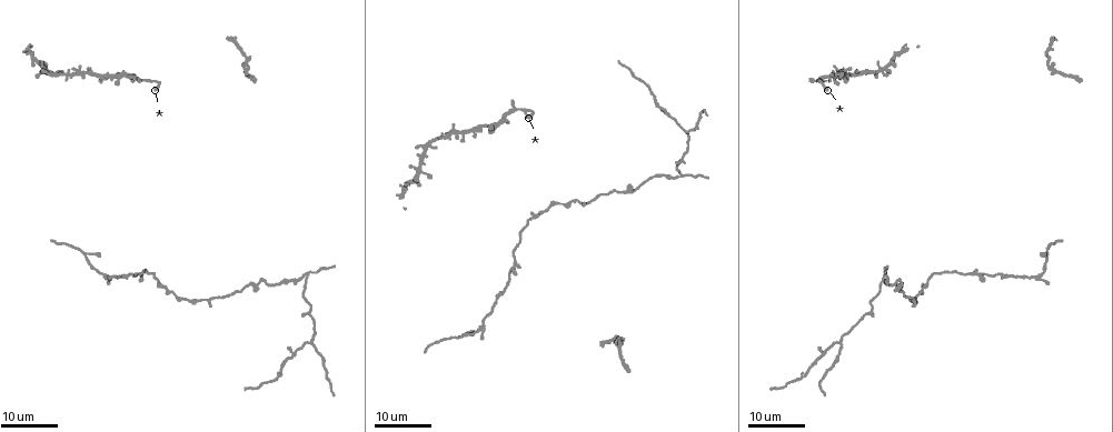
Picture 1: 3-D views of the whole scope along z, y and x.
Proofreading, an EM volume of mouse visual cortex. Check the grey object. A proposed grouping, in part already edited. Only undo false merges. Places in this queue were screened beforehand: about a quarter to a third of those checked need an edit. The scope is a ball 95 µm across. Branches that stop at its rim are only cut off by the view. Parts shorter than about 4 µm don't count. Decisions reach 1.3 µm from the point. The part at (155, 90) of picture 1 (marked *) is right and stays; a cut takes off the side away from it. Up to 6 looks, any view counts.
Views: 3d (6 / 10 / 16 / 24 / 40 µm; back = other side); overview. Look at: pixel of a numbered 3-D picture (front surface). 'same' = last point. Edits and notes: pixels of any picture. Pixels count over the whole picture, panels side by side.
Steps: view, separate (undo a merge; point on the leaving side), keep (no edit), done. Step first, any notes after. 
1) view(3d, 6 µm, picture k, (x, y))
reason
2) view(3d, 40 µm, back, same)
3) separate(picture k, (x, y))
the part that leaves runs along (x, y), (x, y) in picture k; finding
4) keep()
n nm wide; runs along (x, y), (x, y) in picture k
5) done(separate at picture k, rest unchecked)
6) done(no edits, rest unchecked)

view(3d, 24 µm, picture 1, (309, 273))
two arms in line, one across

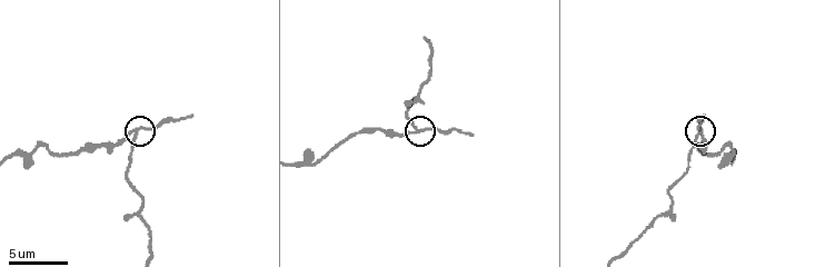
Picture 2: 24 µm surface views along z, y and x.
view(3d, 6 µm, picture 2, (135, 131))
zoom in

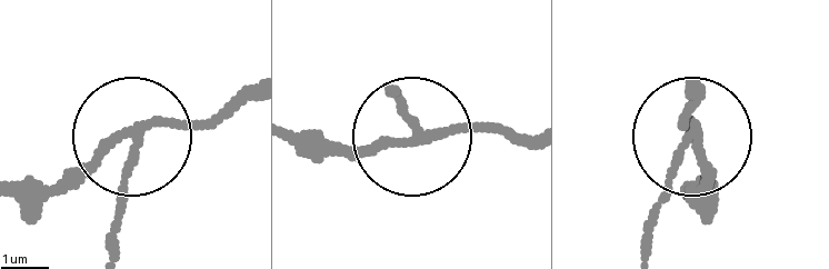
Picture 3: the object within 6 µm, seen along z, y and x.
separate(picture 3, (125, 211))
180 nm wide; two cells meet here

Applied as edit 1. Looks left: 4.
view(overview)
redraw

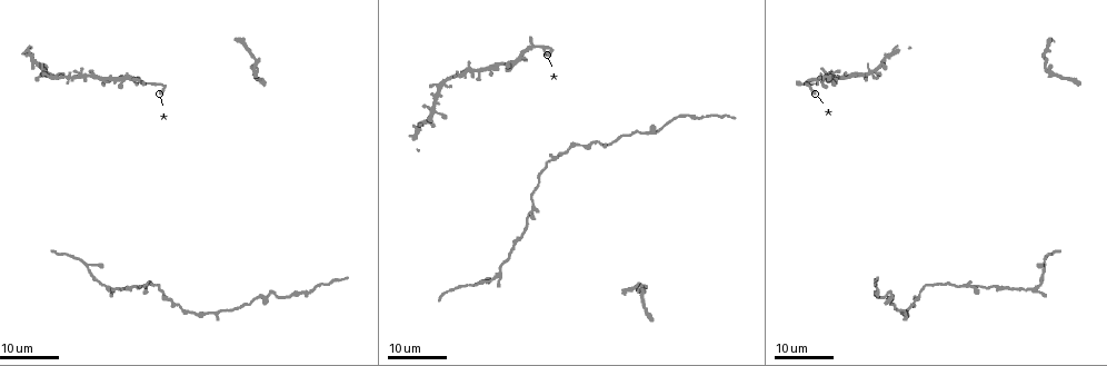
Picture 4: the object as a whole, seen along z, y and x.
view(3d, 16 µm, picture 4, (496, 279))
sudden change in width

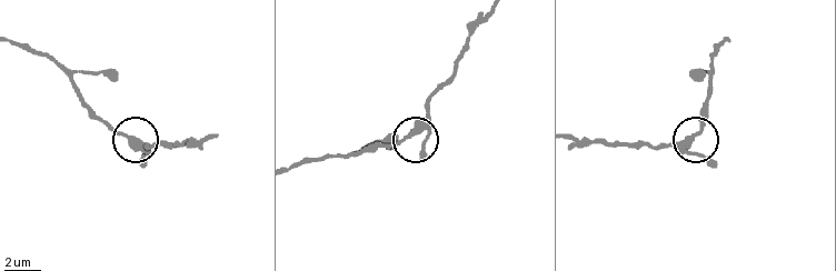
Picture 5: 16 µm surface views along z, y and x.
view(3d, 6 µm, picture 5, (130, 135))

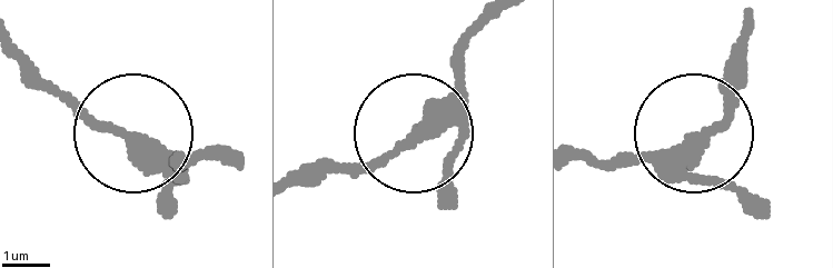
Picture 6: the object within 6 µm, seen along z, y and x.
keep()
one cell here

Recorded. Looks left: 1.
done(separate at picture 3, rest unchecked)

